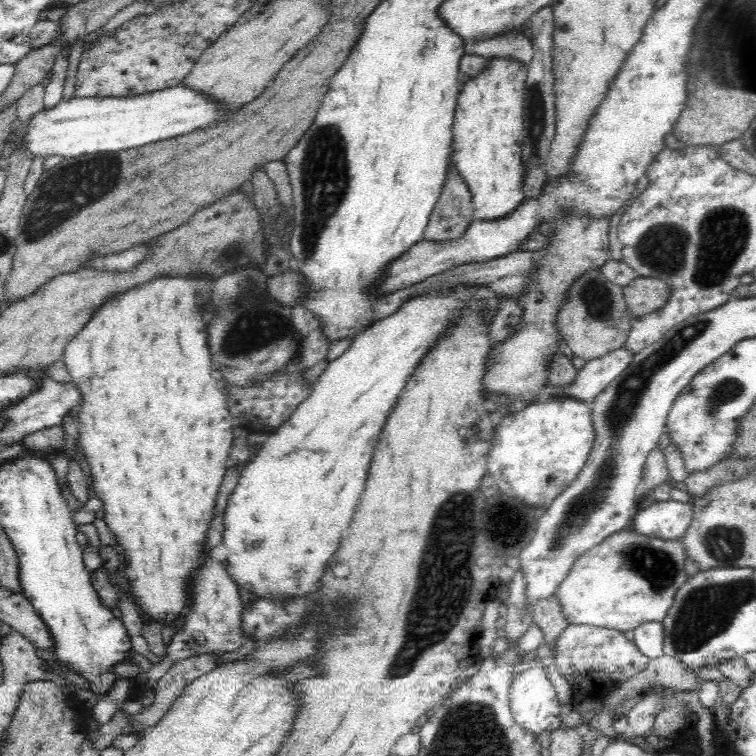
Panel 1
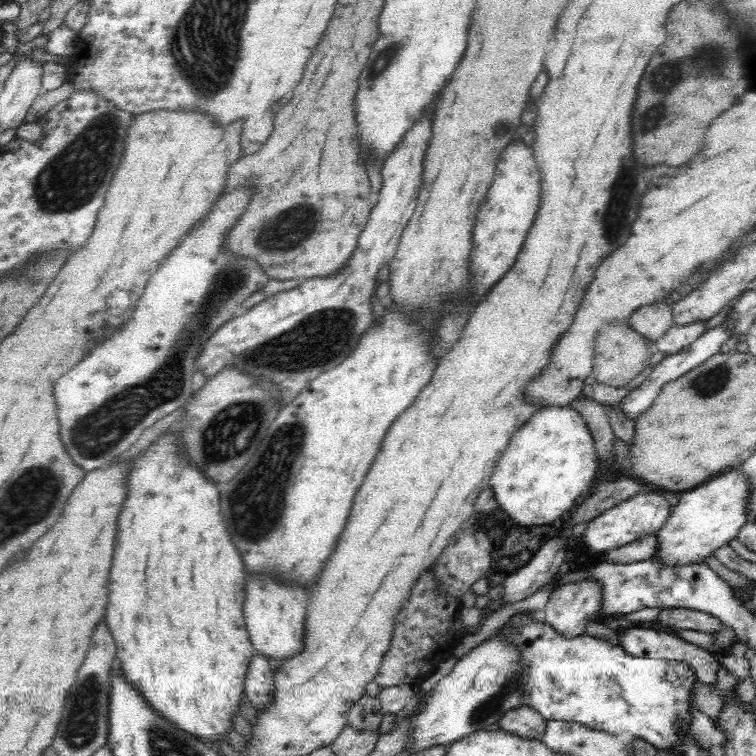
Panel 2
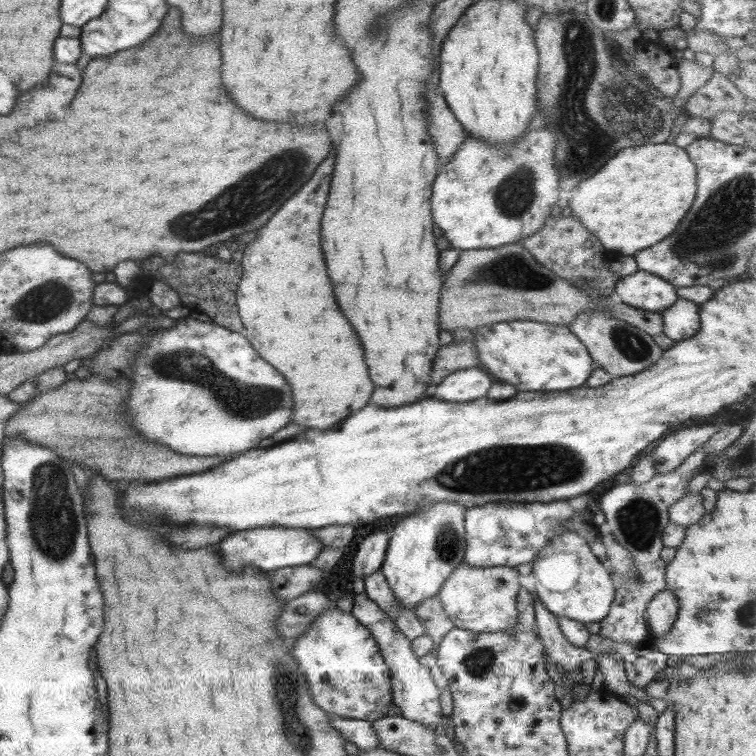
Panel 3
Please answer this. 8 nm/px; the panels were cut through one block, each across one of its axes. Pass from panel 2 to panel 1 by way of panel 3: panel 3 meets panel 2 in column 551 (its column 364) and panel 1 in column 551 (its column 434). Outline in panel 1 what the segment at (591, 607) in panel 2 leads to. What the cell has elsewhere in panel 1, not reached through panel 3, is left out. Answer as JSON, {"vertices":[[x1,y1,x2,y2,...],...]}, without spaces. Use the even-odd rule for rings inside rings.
{"vertices":[[542,667,517,673,508,691,513,720,528,734,540,735,556,721,558,698]]}

